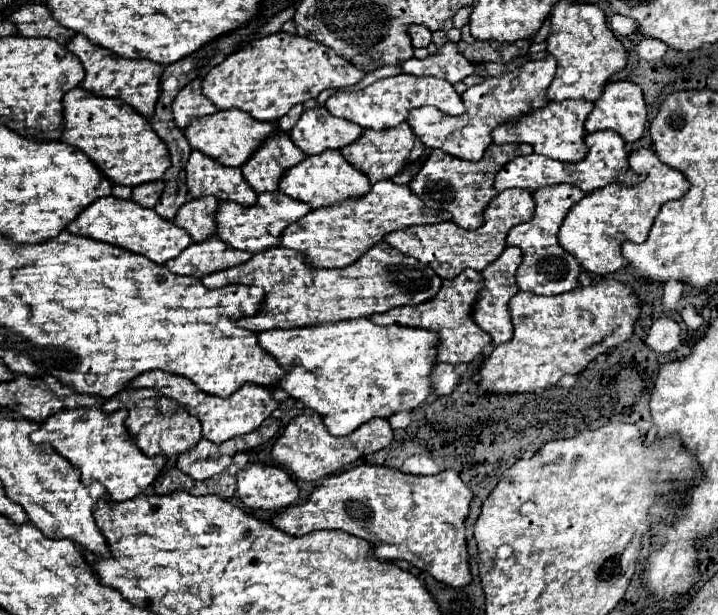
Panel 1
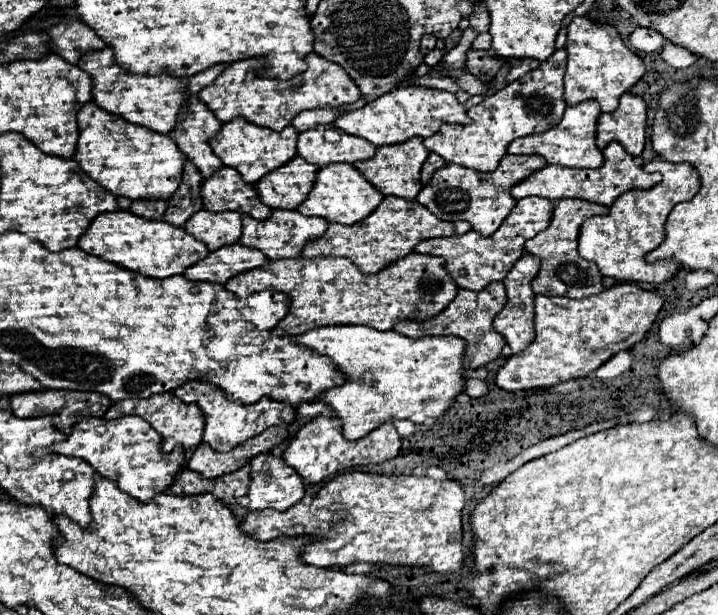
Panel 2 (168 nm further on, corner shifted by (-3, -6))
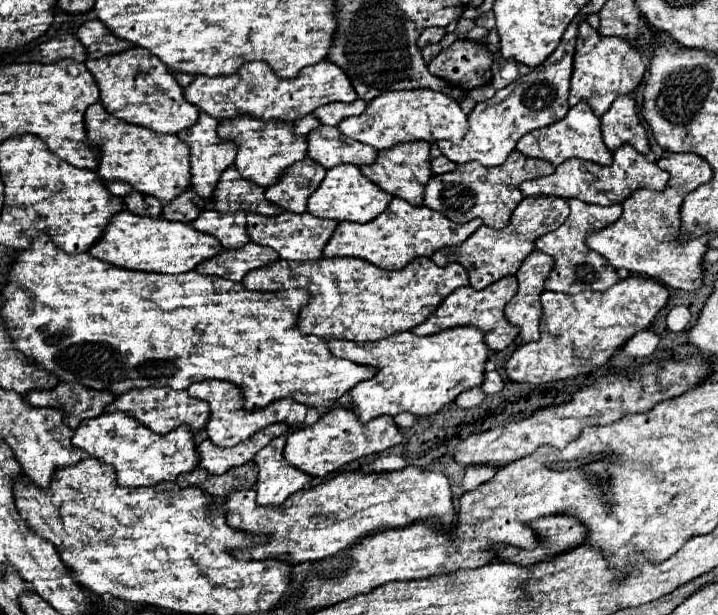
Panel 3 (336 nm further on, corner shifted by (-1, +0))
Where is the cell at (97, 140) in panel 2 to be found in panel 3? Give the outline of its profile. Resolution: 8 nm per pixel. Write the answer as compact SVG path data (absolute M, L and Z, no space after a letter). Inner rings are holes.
M100 102L88 106L84 114L88 142L98 150L100 162L96 174L106 182L128 182L134 190L170 202L190 184L190 150L176 134L160 134L150 128L112 118Z

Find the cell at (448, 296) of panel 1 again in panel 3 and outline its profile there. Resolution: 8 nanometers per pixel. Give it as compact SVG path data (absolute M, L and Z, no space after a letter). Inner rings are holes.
M514 276L500 278L500 280L494 282L492 286L486 286L484 290L474 290L472 286L456 288L456 290L436 308L436 312L434 312L424 324L412 328L410 332L414 332L416 336L428 336L428 334L442 332L442 330L446 330L446 328L476 326L476 328L482 330L484 342L486 342L488 350L500 352L500 350L504 350L504 348L518 336L518 328L512 326L512 324L504 318L504 306L506 306L506 302L516 294L516 290L518 290L518 282L516 282Z

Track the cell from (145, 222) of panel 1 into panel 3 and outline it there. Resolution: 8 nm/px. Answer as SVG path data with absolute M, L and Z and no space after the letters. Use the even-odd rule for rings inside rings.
M122 210L108 222L100 240L88 250L98 260L110 262L120 268L128 270L142 270L142 272L188 272L194 270L206 258L212 258L222 250L220 242L214 236L202 234L186 222L168 222L164 218L150 218L150 216L136 216L128 210Z

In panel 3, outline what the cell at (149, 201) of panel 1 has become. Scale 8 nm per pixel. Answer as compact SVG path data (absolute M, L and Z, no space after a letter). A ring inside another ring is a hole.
M132 192L124 198L124 206L126 210L130 210L132 214L138 214L138 216L160 216L162 214L162 204L158 198L154 196L146 196L146 194L140 194L140 192Z

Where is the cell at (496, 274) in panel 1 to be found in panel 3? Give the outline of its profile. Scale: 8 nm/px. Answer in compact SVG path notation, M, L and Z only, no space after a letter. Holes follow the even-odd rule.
M534 250L530 252L522 266L516 272L518 280L518 292L516 296L506 304L506 320L514 326L518 326L518 342L530 342L538 340L538 322L542 316L542 304L540 304L540 292L544 290L544 280L548 278L550 270L554 266L554 260Z

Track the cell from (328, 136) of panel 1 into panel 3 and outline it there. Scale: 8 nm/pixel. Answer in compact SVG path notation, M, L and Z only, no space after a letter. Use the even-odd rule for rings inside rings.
M320 126L308 134L308 156L322 164L324 168L334 168L338 164L372 164L378 150L340 134L336 126Z

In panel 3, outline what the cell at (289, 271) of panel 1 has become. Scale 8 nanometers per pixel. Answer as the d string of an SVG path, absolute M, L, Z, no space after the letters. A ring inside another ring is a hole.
M320 258L306 262L276 260L260 270L252 270L242 280L242 286L260 292L277 292L282 286L304 286L310 292L310 302L300 310L296 328L302 334L356 342L382 340L422 324L448 294L466 284L468 274L458 262L450 262L442 268L430 258L414 258L404 270L396 272L380 270L362 258Z

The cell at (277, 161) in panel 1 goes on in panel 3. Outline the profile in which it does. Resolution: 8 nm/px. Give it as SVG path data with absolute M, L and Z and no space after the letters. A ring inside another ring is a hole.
M300 160L288 166L280 178L266 188L266 200L272 204L290 210L290 212L306 212L306 202L310 194L320 186L324 180L326 168L311 160Z

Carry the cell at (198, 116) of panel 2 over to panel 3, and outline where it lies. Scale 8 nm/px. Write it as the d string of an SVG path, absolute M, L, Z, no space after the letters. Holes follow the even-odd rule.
M200 112L198 120L194 126L186 128L186 130L180 130L178 138L188 144L190 148L190 164L192 164L192 186L196 186L196 192L208 200L212 198L212 186L216 186L216 178L220 178L220 174L230 166L234 164L234 156L236 156L236 150L232 150L232 146L228 146L228 142L220 142L218 134L216 134L216 128L218 128L218 120L216 118L210 118L208 114Z

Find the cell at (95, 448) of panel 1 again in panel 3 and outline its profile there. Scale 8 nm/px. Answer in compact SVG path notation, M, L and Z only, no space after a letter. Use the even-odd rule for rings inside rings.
M124 412L100 414L88 422L80 422L72 436L72 444L88 452L92 458L112 464L118 476L118 486L128 488L156 486L166 480L174 482L180 474L190 472L198 466L194 434L188 430L188 426L180 426L174 432L160 436Z

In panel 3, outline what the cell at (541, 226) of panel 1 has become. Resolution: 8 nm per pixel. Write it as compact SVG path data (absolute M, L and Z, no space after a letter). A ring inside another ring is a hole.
M576 198L568 200L568 206L570 206L570 216L566 218L566 222L554 232L548 232L536 240L536 248L554 258L554 268L546 278L544 288L552 292L564 292L564 294L576 294L582 290L600 290L600 292L608 290L612 284L618 282L616 270L608 264L608 260L592 252L586 246L584 238L588 230L598 230L612 224L616 216L622 214L622 206L596 206L596 204L580 202Z

